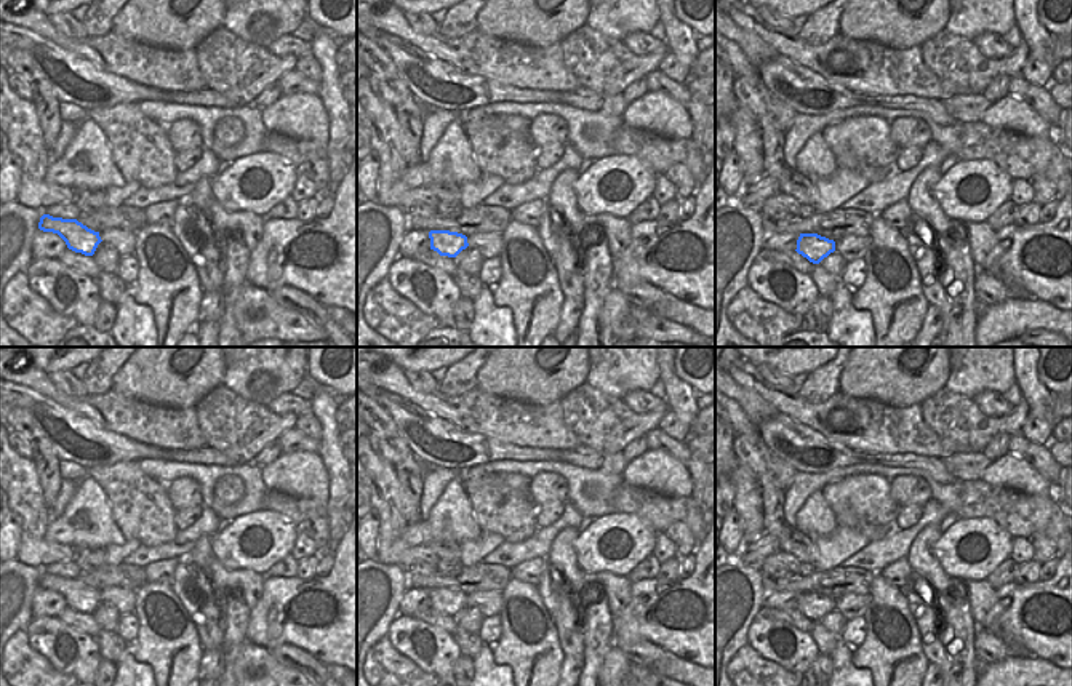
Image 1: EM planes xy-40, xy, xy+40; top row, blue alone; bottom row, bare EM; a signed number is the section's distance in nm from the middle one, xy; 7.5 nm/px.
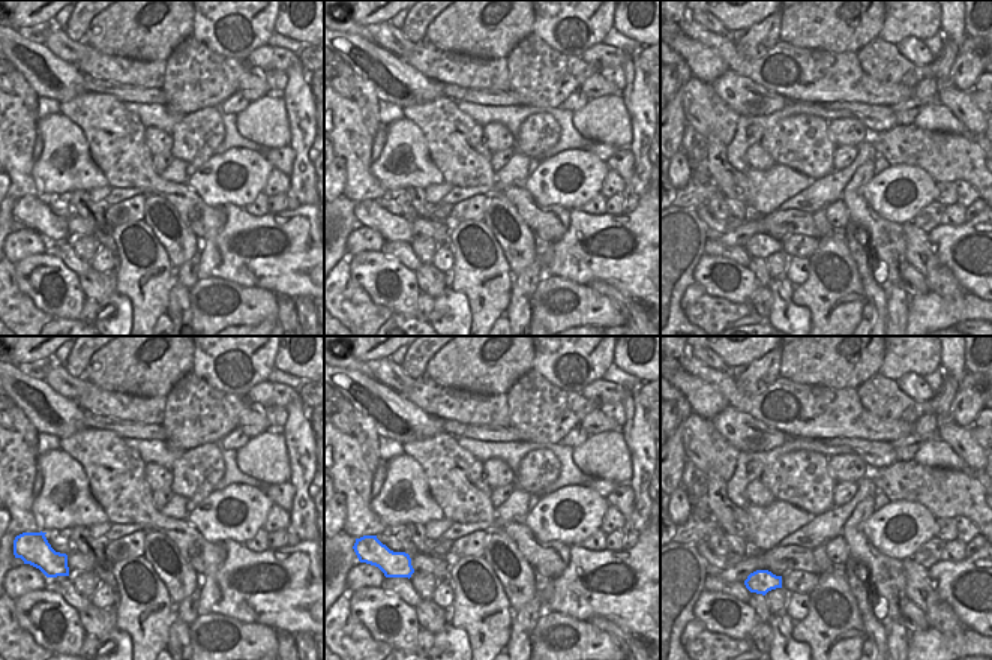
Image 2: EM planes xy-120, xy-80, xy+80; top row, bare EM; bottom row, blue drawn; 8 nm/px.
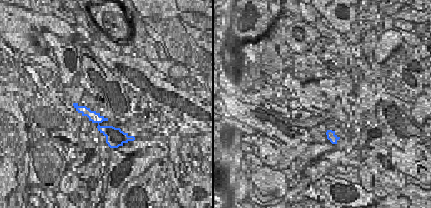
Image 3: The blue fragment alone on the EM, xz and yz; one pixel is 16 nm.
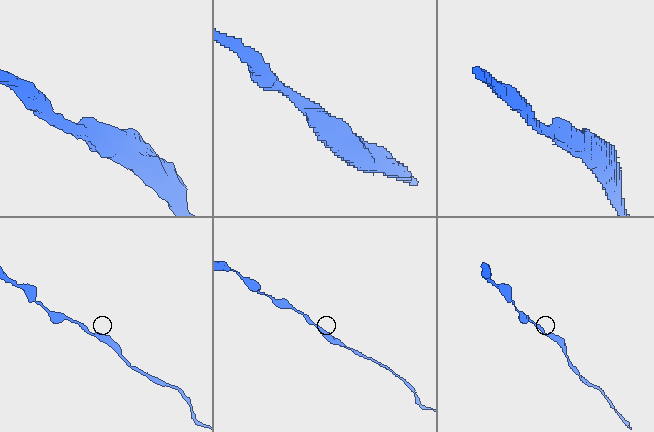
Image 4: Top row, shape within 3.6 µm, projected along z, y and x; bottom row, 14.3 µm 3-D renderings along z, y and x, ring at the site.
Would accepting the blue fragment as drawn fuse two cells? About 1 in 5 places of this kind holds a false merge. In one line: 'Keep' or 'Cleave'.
Keep.

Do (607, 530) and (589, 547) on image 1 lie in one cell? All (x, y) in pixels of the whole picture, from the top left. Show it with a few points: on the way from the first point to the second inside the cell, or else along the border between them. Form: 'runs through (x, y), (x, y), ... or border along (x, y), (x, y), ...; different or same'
runs through (602, 534), (594, 542); same

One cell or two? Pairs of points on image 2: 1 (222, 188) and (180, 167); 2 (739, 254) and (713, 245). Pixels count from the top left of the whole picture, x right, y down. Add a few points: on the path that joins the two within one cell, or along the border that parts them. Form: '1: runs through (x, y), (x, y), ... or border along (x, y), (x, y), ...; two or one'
1: border along (189, 177), (185, 183); two
2: runs through (733, 252), (719, 249); one

